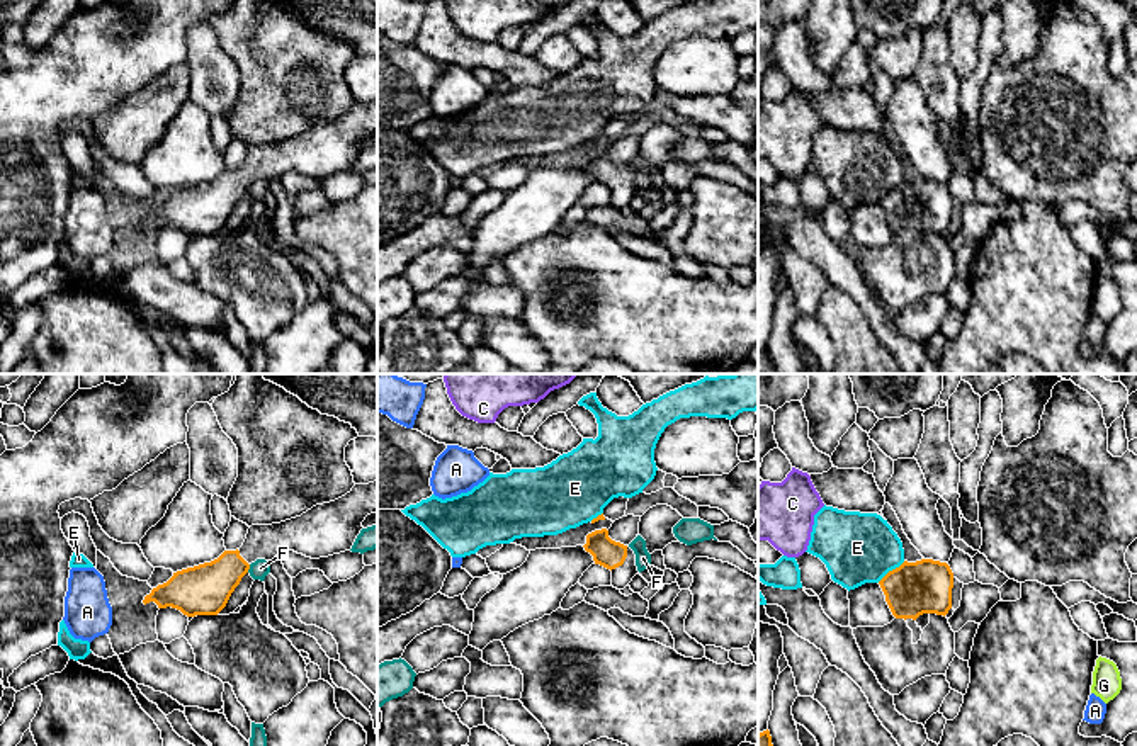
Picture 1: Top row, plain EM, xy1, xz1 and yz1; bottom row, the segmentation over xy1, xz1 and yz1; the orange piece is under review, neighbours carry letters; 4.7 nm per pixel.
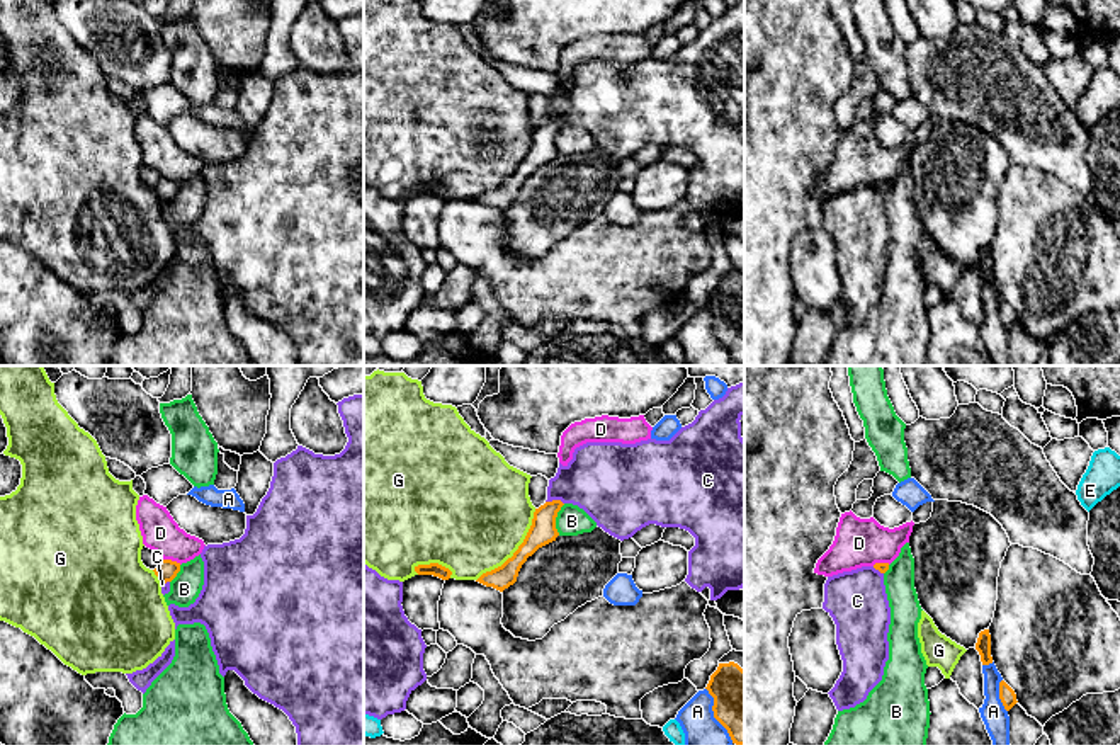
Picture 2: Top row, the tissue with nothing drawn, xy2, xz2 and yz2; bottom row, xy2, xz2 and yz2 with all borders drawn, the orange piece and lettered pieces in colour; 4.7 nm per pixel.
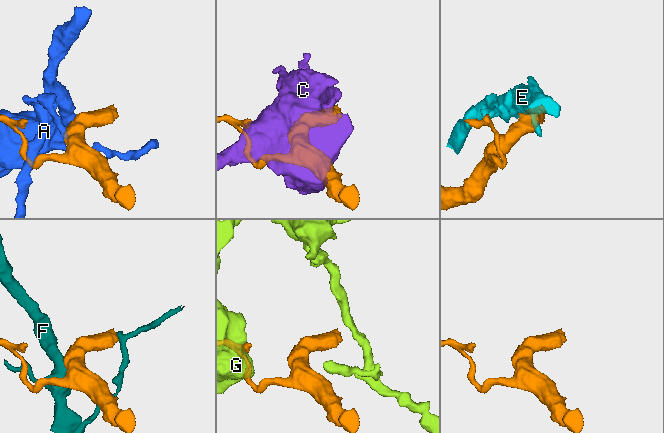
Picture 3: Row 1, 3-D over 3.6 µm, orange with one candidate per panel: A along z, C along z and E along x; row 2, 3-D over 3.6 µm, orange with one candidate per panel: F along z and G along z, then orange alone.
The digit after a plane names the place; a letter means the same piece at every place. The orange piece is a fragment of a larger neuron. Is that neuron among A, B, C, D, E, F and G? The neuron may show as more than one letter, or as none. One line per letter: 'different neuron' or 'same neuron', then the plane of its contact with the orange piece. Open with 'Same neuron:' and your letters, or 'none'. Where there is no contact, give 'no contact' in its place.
Same neuron: none
A: different neuron | yz2
B: different neuron | xz2
C: different neuron | xz2
D: different neuron | xy2
E: different neuron | yz1
F: different neuron | xy1
G: different neuron | xz2

